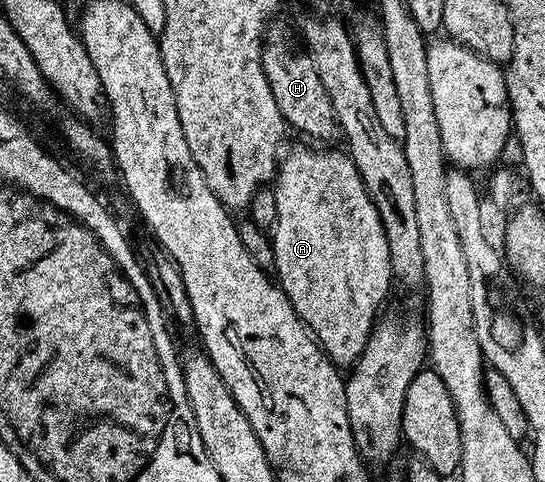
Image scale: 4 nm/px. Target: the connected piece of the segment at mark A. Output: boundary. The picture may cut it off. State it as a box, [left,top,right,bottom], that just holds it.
[270,146,393,369]

